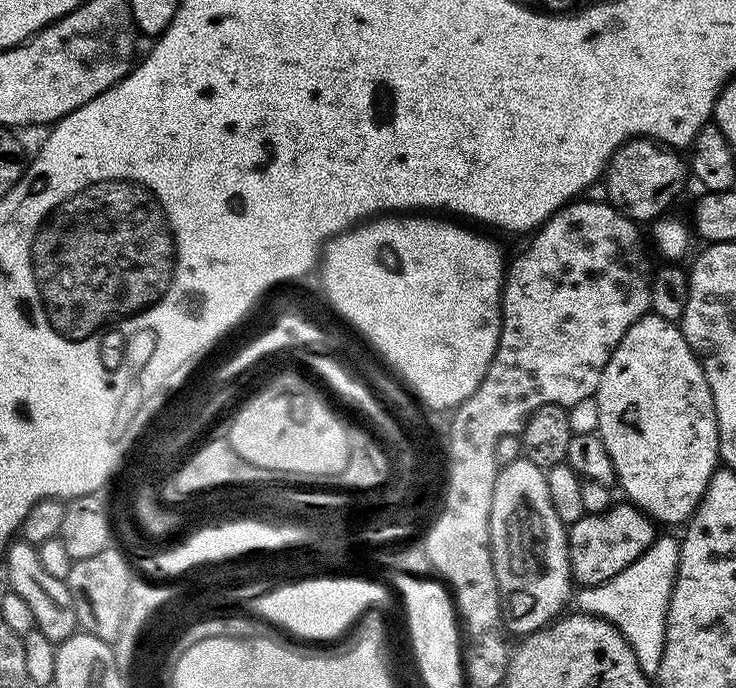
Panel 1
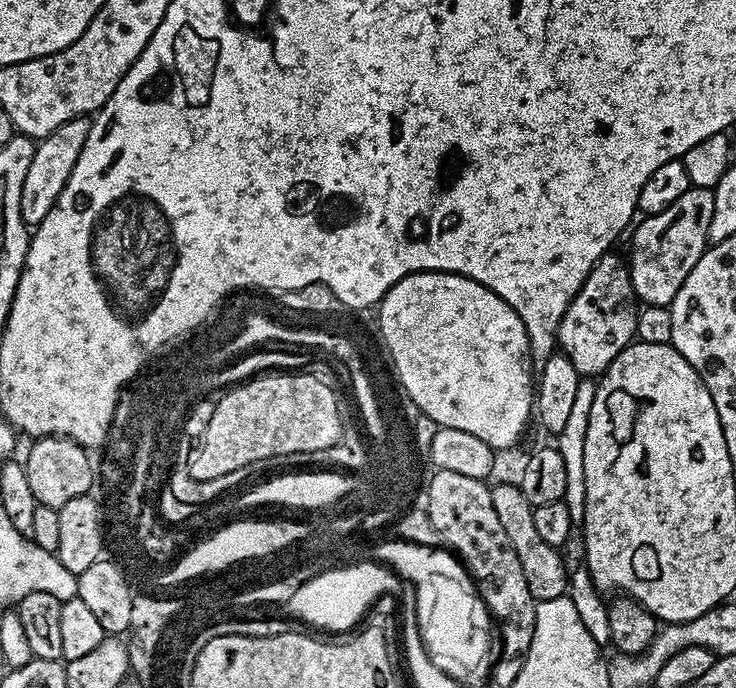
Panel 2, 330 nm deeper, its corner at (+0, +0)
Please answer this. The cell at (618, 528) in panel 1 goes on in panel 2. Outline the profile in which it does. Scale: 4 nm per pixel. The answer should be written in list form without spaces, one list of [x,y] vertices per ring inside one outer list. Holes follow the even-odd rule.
[[[519,483],[491,485],[494,498],[494,511],[506,530],[506,538],[510,538],[510,546],[514,546],[514,554],[518,554],[518,562],[522,566],[522,575],[526,578],[526,586],[530,586],[530,594],[536,601],[549,600],[565,595],[569,591],[569,569],[564,569],[564,560],[557,549],[541,539],[534,527],[534,514],[531,504],[526,502]]]

